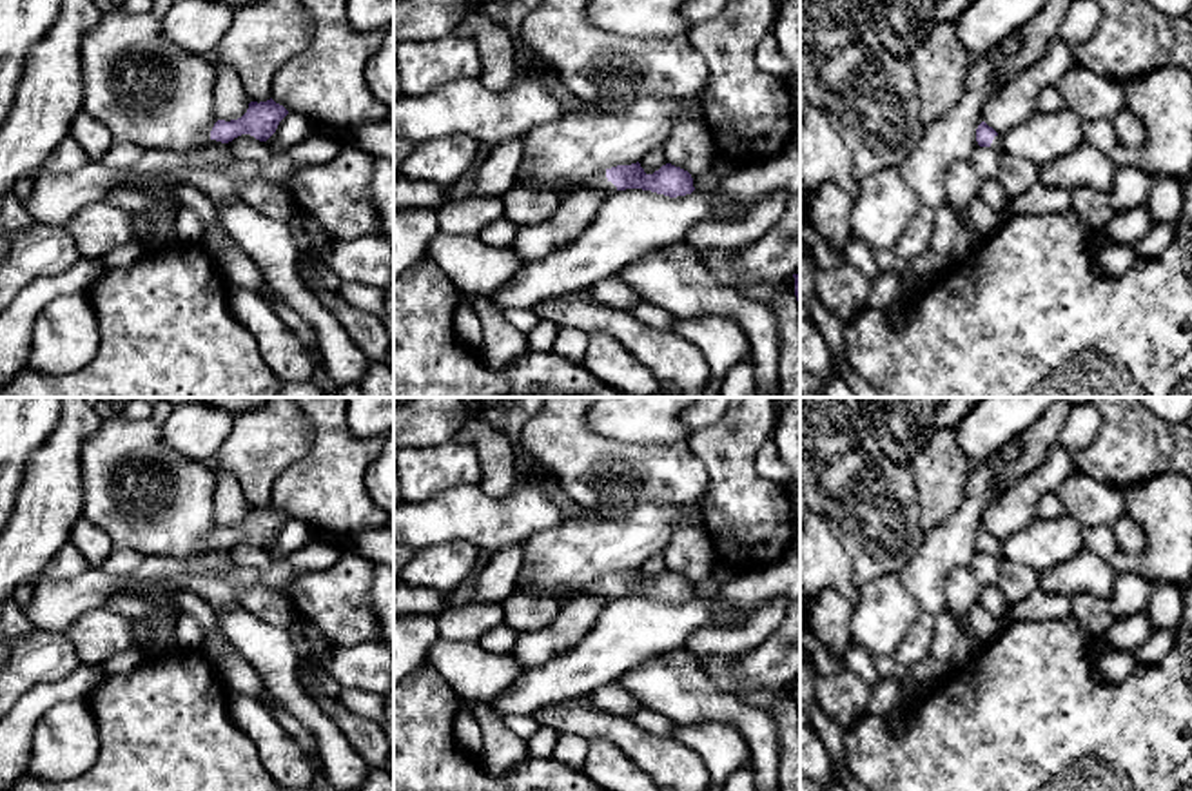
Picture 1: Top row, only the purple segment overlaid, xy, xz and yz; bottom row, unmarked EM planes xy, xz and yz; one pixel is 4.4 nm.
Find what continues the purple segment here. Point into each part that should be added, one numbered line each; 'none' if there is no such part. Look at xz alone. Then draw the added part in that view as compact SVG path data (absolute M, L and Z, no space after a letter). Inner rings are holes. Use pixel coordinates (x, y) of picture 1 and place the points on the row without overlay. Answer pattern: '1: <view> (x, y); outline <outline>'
1: xz (597, 588); outline M606 577L590 582L584 588L573 590L573 591L559 591L557 599L559 602L581 597L581 595L593 595L593 597L602 597L604 601L617 599L617 593L606 584Z

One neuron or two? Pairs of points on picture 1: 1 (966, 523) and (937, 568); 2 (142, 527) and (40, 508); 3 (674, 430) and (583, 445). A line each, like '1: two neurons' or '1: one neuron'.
1: one neuron
2: two neurons
3: two neurons

